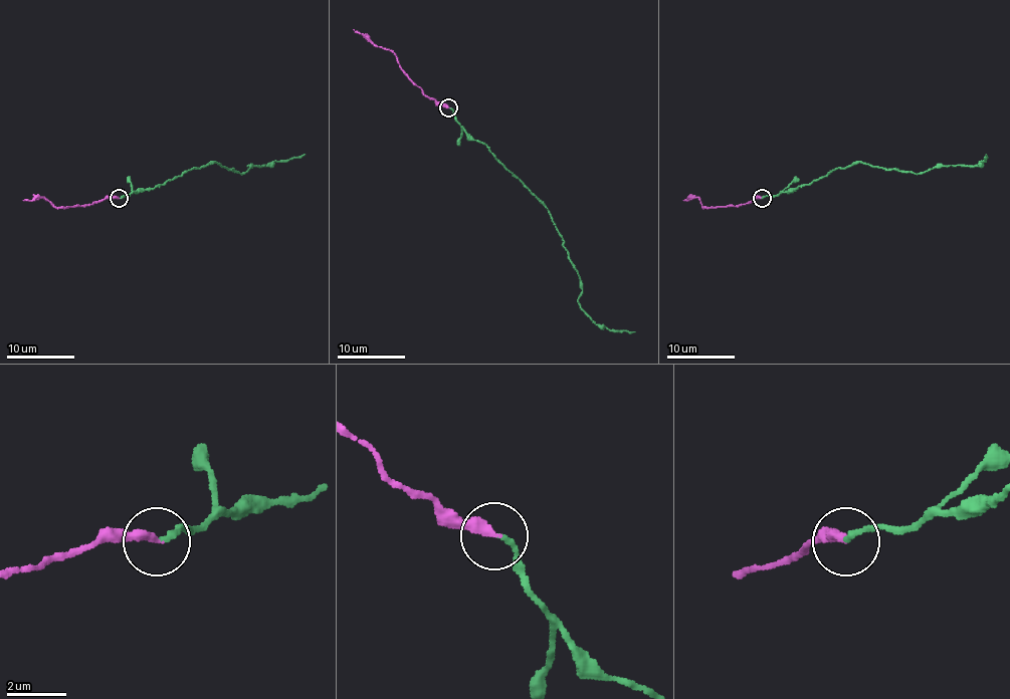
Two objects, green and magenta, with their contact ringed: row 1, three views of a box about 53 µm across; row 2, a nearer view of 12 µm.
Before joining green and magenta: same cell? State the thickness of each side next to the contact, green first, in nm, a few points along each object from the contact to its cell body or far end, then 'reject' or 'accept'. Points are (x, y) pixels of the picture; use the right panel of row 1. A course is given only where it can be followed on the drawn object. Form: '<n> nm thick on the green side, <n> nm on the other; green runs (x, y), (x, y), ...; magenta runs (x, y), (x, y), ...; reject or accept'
170 nm thick on the green side, 360 nm on the other; green runs (761, 198), (797, 190), (836, 169), (863, 162), (920, 174), (935, 168), (978, 164), (984, 161), (986, 154); magenta runs (761, 198), (737, 207), (703, 207), (696, 198), (682, 200); accept

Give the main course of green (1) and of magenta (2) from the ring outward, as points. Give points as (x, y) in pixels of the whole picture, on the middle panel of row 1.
1: (448, 107), (454, 120), (547, 209), (581, 281), (579, 306), (596, 323), (635, 332)
2: (448, 107), (439, 105), (422, 91), (388, 49), (370, 42), (353, 29)

